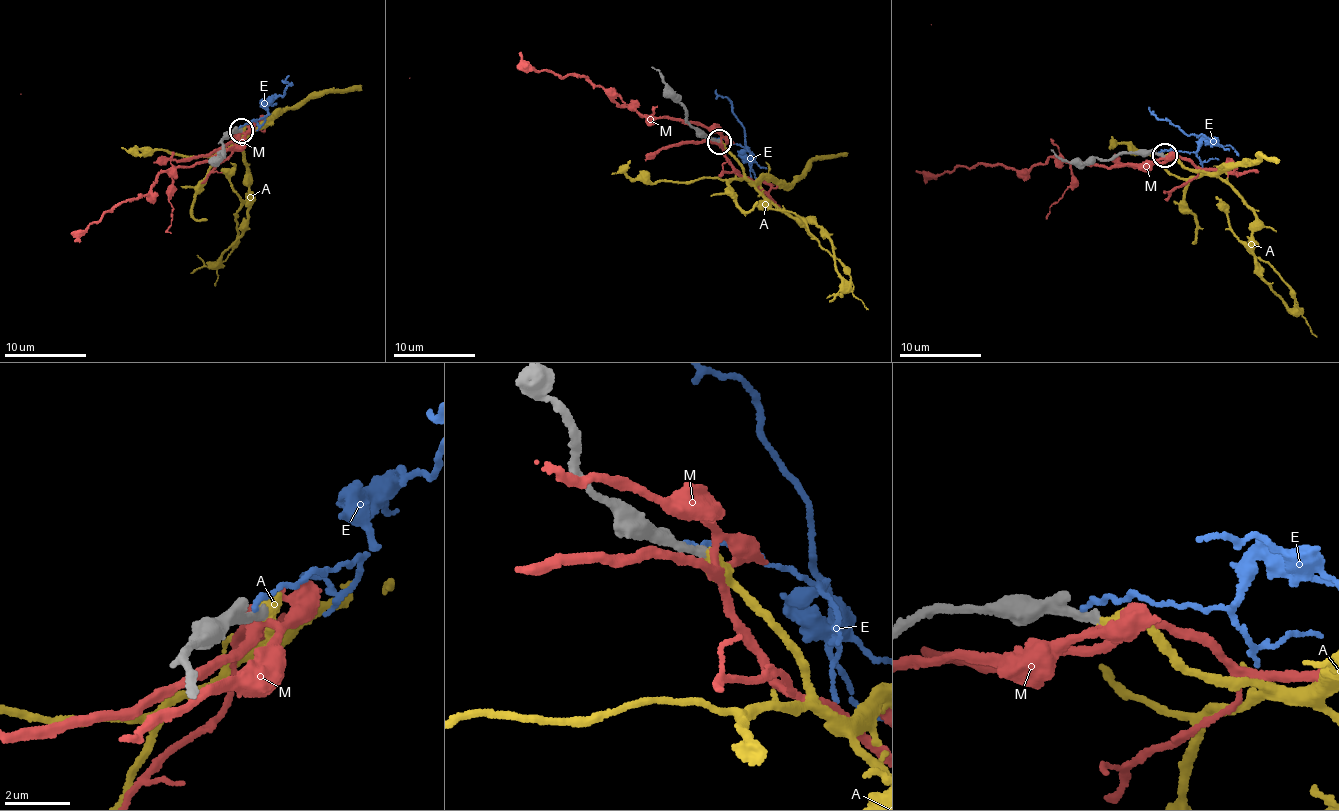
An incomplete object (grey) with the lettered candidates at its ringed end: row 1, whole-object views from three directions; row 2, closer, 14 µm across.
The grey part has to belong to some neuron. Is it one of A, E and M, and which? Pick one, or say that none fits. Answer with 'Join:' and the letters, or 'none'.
Join: A

